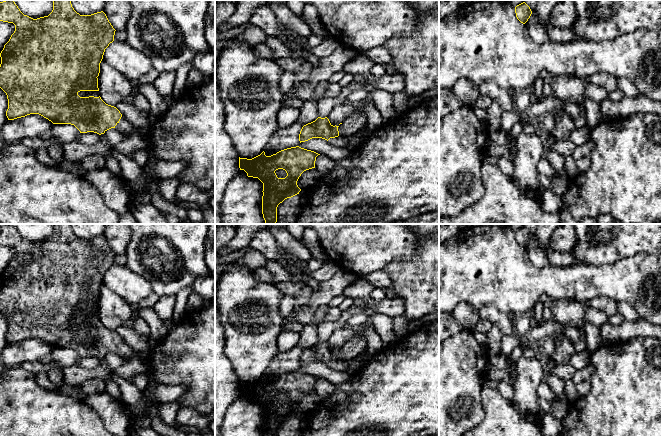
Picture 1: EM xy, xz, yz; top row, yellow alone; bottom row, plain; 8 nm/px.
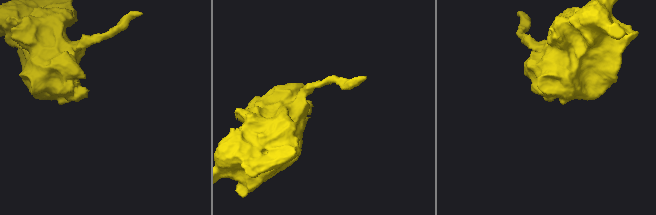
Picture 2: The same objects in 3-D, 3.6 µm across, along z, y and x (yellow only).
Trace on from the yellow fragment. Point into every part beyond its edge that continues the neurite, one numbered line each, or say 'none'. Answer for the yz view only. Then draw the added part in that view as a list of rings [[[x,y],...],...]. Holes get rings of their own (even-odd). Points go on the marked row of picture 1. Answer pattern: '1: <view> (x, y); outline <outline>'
none

